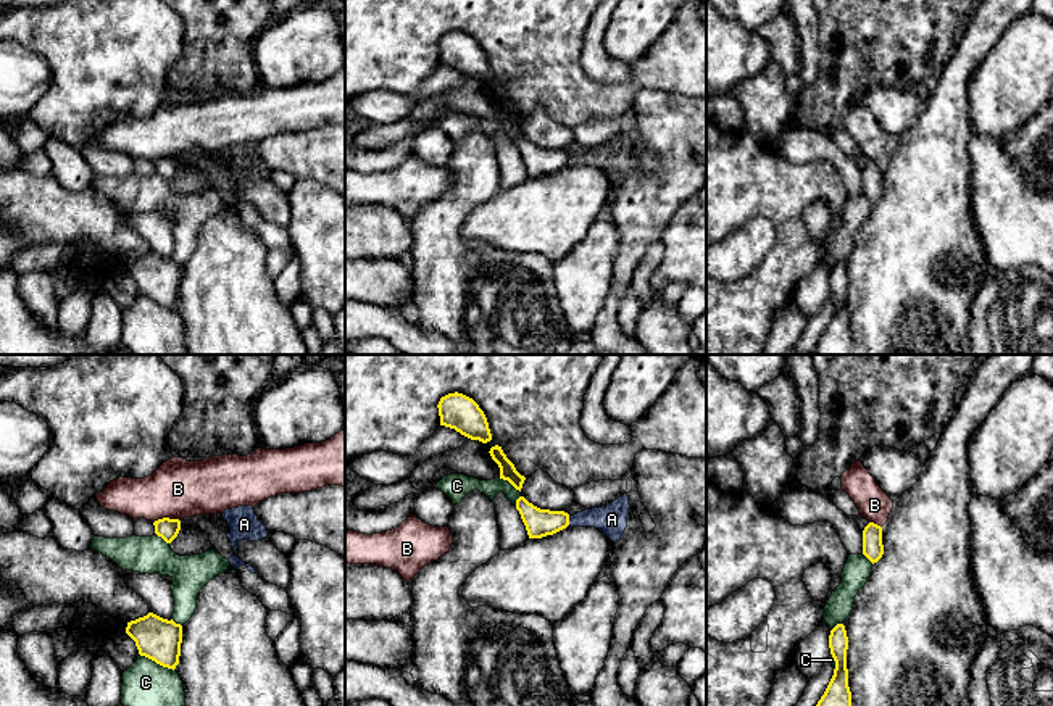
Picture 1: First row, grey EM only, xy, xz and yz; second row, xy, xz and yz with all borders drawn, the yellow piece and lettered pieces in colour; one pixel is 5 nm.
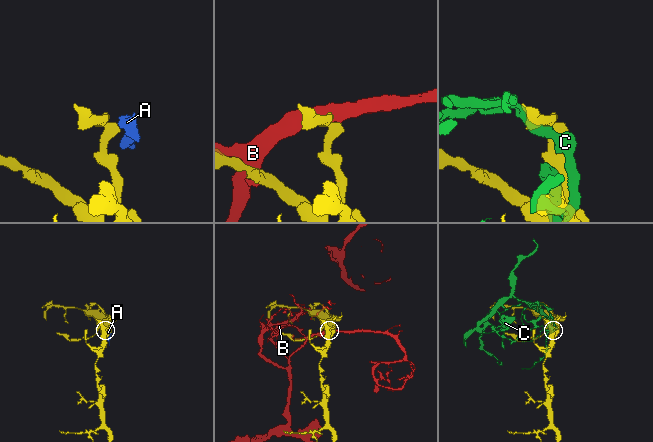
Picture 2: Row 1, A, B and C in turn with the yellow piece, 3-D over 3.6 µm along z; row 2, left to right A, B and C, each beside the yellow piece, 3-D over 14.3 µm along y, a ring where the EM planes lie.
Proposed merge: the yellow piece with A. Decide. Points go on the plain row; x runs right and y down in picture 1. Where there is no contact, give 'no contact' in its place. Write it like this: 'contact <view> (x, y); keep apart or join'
contact xz (568, 160); keep apart

